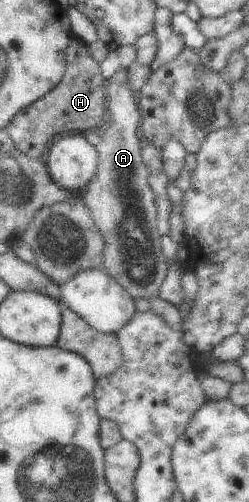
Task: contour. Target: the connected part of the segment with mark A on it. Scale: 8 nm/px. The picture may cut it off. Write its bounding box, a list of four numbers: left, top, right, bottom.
[81,68,169,302]

